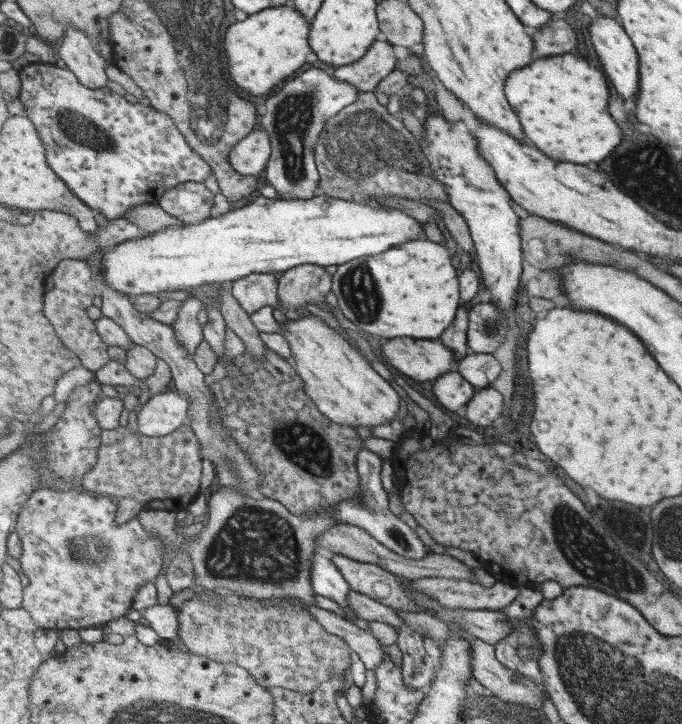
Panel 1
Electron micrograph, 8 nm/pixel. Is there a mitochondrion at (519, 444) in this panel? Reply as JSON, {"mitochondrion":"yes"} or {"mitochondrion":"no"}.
{"mitochondrion":"no"}

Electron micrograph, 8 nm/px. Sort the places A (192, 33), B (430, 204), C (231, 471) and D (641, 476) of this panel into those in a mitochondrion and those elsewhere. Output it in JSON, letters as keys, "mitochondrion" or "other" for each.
{"A":"mitochondrion","B":"mitochondrion","C":"mitochondrion","D":"other"}

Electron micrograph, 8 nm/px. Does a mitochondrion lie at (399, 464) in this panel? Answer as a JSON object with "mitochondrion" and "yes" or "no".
{"mitochondrion":"no"}

